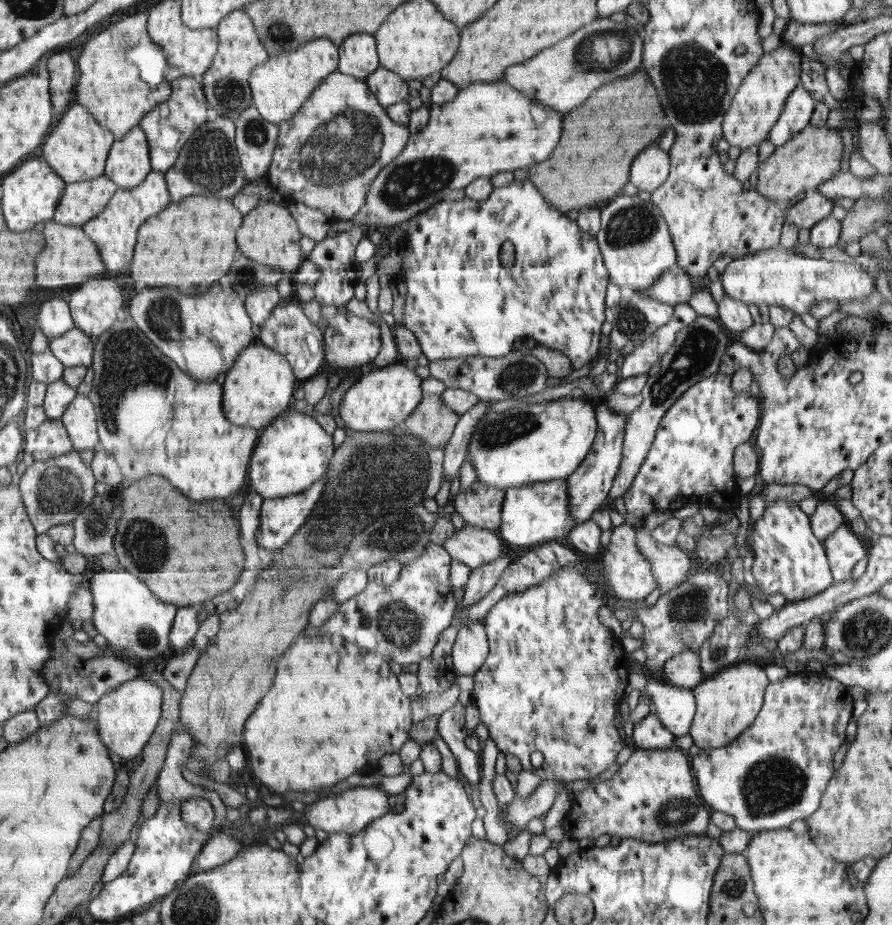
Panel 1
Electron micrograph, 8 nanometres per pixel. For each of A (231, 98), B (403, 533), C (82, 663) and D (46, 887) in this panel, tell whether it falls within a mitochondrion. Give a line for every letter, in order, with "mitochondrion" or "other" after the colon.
A: mitochondrion
B: mitochondrion
C: other
D: other

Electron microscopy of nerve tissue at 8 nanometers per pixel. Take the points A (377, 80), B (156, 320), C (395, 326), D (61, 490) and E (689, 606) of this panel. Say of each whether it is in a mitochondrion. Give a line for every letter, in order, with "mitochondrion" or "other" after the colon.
A: other
B: mitochondrion
C: other
D: mitochondrion
E: mitochondrion

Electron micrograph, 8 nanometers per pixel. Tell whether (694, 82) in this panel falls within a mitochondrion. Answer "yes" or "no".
yes

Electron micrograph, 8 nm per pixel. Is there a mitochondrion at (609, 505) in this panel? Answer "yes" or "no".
no

